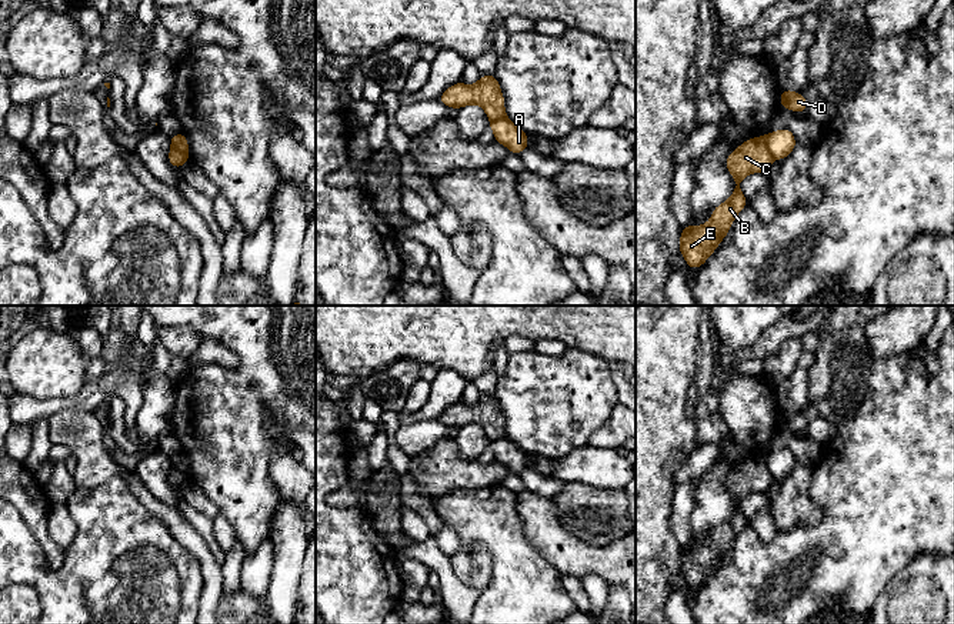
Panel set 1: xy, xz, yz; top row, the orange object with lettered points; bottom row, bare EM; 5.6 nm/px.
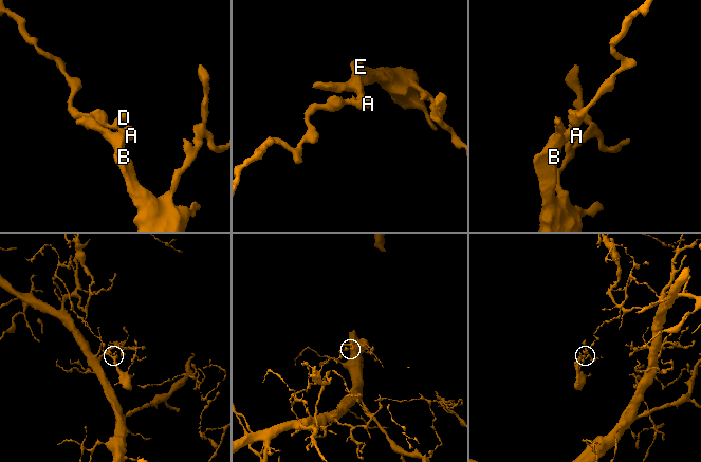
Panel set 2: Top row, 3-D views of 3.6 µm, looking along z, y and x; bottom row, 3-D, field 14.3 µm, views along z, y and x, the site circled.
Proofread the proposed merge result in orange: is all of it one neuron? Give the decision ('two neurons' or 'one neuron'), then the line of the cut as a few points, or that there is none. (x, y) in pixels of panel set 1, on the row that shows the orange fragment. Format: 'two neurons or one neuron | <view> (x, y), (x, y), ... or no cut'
two neurons | yz (764, 137), (767, 150), (773, 157)

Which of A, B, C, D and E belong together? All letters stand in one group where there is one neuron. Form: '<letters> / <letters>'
A D / B C E

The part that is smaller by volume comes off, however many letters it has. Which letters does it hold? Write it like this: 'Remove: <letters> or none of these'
Remove: B, C, E

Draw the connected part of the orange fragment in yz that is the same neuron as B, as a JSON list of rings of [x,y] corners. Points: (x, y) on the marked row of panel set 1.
[[[764,136],[745,140],[727,156],[725,168],[735,180],[731,197],[714,208],[707,224],[688,224],[681,228],[680,254],[690,268],[697,270],[706,263],[730,231],[735,216],[747,206],[747,198],[740,188],[743,178],[751,173],[768,171],[771,163],[773,157]]]

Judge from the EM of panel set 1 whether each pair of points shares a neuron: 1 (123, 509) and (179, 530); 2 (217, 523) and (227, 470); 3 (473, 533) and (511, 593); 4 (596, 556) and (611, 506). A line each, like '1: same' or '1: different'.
1: different
2: different
3: same
4: different

